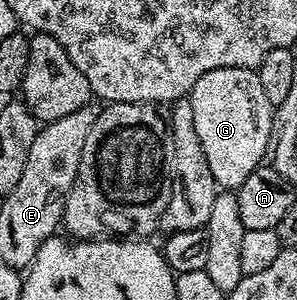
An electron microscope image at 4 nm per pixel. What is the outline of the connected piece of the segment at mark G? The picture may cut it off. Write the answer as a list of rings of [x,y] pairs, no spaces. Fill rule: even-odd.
[[[224,67],[208,71],[191,89],[188,100],[194,112],[194,128],[217,186],[234,191],[267,156],[271,146],[274,106],[263,90],[259,72]]]

